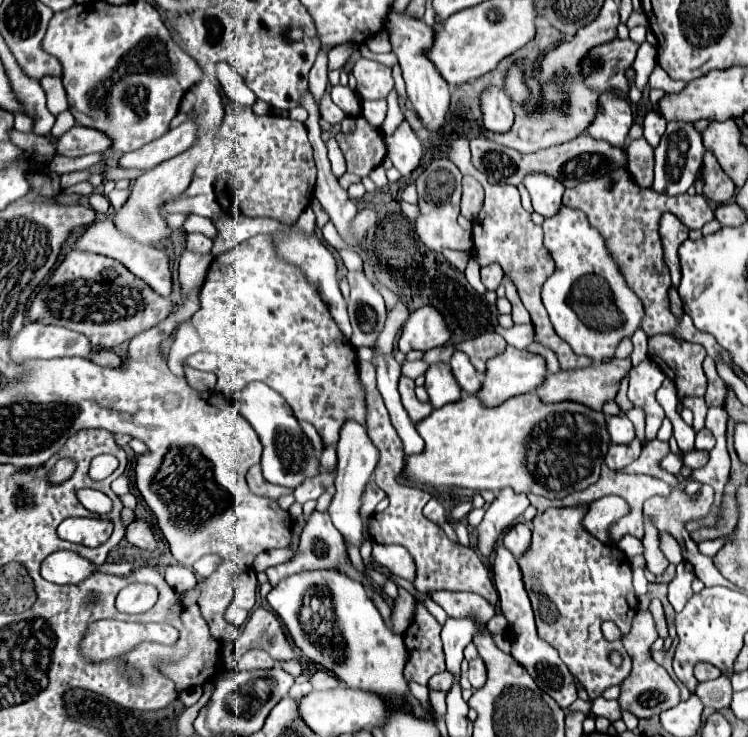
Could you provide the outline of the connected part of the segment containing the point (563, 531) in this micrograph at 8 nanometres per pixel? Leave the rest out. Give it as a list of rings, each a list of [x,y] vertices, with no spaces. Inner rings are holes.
[[[582,503],[538,513],[532,519],[532,545],[520,555],[518,565],[532,601],[540,637],[560,653],[560,659],[588,691],[588,697],[596,699],[604,689],[620,685],[632,671],[632,661],[622,641],[606,641],[600,625],[610,619],[626,635],[636,615],[636,605],[630,603],[628,597],[636,595],[632,589],[632,567],[624,553],[614,545],[598,541],[582,525],[588,507],[590,505]],[[612,651],[622,655],[620,667],[610,661]]]

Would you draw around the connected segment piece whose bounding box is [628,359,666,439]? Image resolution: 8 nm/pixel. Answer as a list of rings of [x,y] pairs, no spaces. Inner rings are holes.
[[[644,359],[638,367],[630,373],[630,389],[628,399],[640,401],[640,407],[646,413],[646,439],[654,439],[660,423],[664,419],[664,409],[656,401],[656,391],[664,381],[664,373],[652,359]]]

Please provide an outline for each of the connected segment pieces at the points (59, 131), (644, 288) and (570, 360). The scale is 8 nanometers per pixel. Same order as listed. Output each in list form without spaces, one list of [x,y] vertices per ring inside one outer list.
[[[70,111],[60,113],[60,115],[56,117],[56,125],[54,125],[54,129],[52,129],[52,137],[64,135],[64,131],[70,131],[72,125],[76,125],[76,119],[72,117],[72,113],[70,113]]]
[[[618,167],[612,173],[606,173],[588,183],[580,183],[572,189],[566,189],[562,203],[566,207],[584,211],[588,215],[590,225],[600,229],[600,233],[604,235],[612,257],[616,257],[616,261],[620,261],[620,269],[622,269],[628,285],[632,285],[632,289],[636,289],[636,295],[640,295],[640,299],[644,301],[646,317],[642,321],[642,331],[646,335],[666,333],[666,335],[672,335],[682,341],[700,343],[706,347],[710,357],[716,357],[718,353],[722,353],[724,361],[730,365],[728,353],[724,349],[720,349],[720,345],[716,343],[716,339],[710,333],[696,329],[690,315],[676,317],[672,313],[670,299],[668,299],[668,291],[672,287],[670,271],[664,261],[662,237],[658,231],[660,217],[666,211],[676,215],[688,229],[702,229],[708,221],[714,219],[714,209],[710,207],[706,197],[688,195],[688,193],[678,195],[678,197],[668,197],[668,195],[656,193],[654,189],[642,189],[640,185],[636,185],[636,181],[626,171],[626,167]]]
[[[456,139],[452,141],[452,145],[446,149],[446,155],[448,159],[452,159],[458,169],[464,173],[464,175],[472,175],[476,177],[484,191],[486,191],[486,199],[484,199],[484,207],[476,219],[476,225],[474,225],[474,255],[476,255],[476,261],[480,267],[486,267],[490,263],[498,263],[502,265],[504,273],[512,277],[512,281],[516,283],[518,287],[518,293],[522,297],[522,303],[524,307],[530,311],[530,317],[532,317],[532,323],[534,323],[534,331],[536,331],[536,341],[548,345],[550,349],[556,351],[558,355],[558,361],[560,361],[560,367],[562,369],[576,369],[576,367],[588,367],[592,361],[588,361],[588,357],[576,357],[576,353],[572,353],[570,345],[564,343],[558,333],[554,331],[550,319],[548,319],[548,313],[542,305],[542,299],[540,299],[540,291],[542,291],[542,285],[544,281],[554,273],[554,261],[550,257],[550,253],[544,249],[542,245],[542,227],[534,225],[534,221],[530,219],[530,213],[522,207],[520,203],[520,193],[516,187],[512,185],[490,185],[486,181],[486,177],[472,165],[472,159],[470,159],[470,147],[468,147],[468,139]]]

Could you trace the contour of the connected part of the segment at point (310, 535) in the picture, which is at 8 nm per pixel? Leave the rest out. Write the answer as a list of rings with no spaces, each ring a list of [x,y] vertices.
[[[314,511],[312,517],[306,521],[304,525],[304,531],[300,535],[300,545],[296,549],[296,557],[288,563],[282,563],[282,565],[274,565],[274,567],[268,567],[264,573],[268,575],[268,583],[272,587],[276,587],[284,577],[290,577],[294,573],[300,573],[300,571],[314,571],[314,569],[336,569],[340,573],[346,573],[348,577],[352,577],[354,581],[360,581],[368,593],[376,591],[376,587],[370,583],[370,579],[360,573],[352,563],[350,563],[350,557],[346,553],[346,547],[344,547],[344,539],[340,535],[340,531],[332,525],[330,521],[330,515],[328,513],[320,513],[320,511]]]

